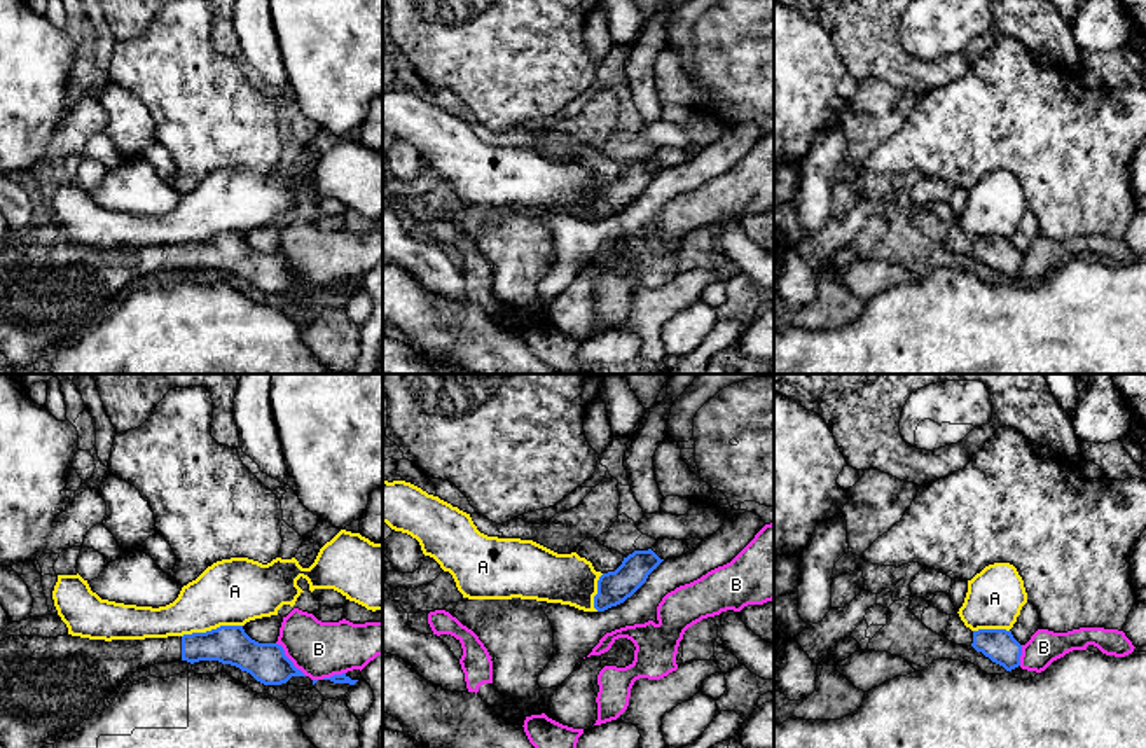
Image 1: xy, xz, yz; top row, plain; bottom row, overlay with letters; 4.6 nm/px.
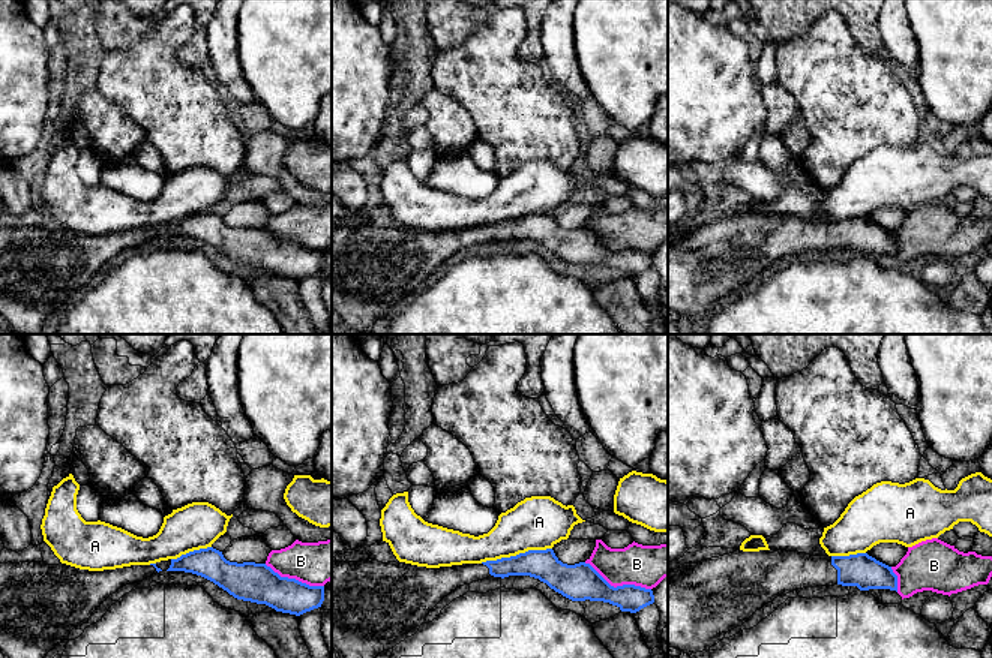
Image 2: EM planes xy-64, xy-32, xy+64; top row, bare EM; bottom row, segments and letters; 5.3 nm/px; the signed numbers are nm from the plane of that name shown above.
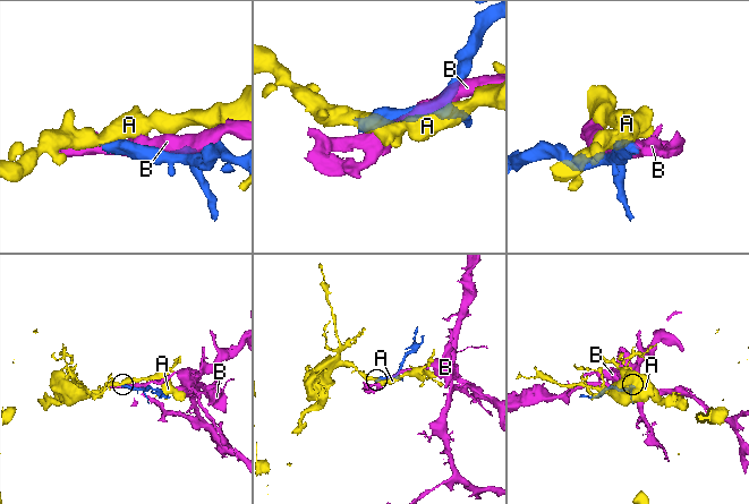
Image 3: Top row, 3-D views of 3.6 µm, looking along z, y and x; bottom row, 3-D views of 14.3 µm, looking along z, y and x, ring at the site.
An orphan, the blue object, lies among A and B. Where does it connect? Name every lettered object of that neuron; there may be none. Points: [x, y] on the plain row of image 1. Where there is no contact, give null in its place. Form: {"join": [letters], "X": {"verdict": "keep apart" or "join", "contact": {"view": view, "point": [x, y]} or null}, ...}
{"join": [], "A": {"verdict": "keep apart", "contact": {"view": "xy", "point": [212, 238]}}, "B": {"verdict": "keep apart", "contact": {"view": "xy", "point": [289, 268]}}}

